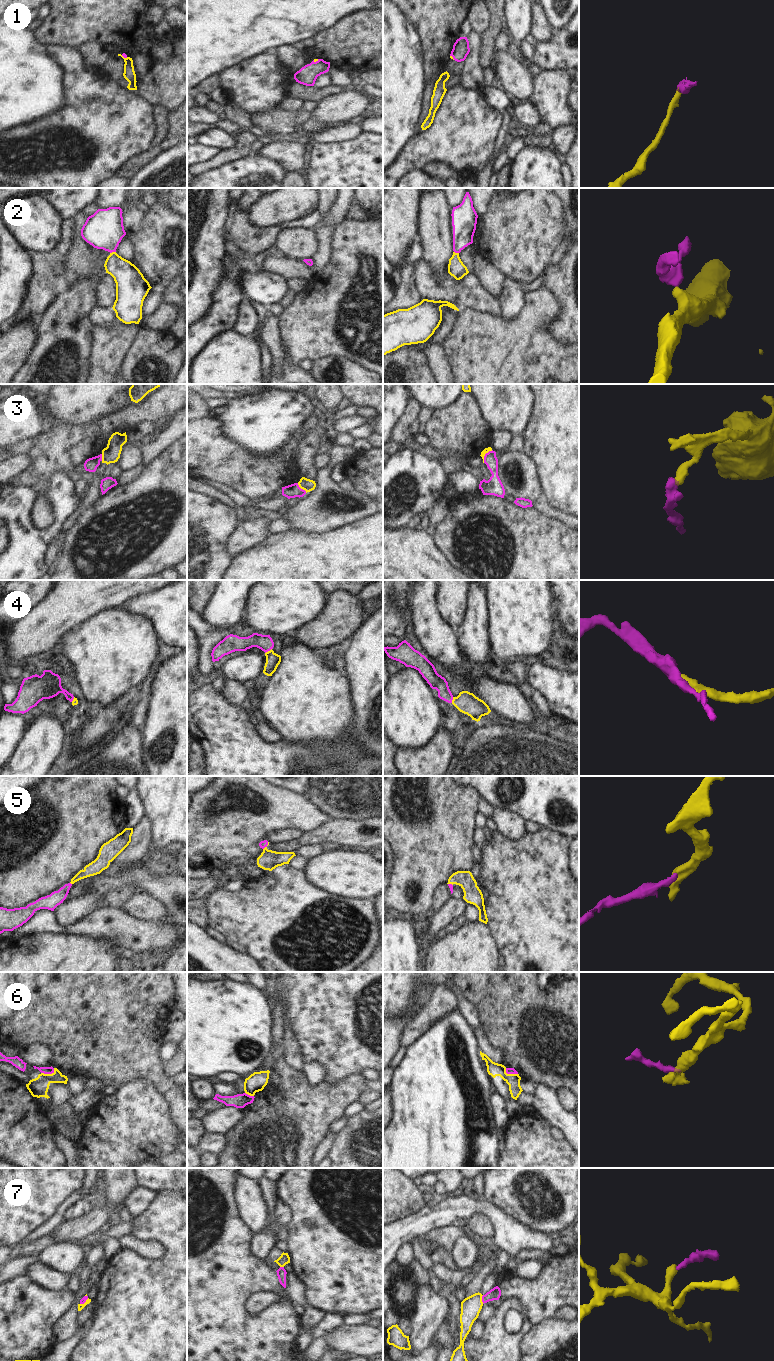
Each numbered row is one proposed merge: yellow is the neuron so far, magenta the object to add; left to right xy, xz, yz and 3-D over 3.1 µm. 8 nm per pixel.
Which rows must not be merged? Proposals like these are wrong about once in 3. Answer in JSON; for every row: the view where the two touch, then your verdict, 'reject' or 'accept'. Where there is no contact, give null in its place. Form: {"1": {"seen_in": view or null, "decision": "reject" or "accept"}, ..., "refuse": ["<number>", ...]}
{"1": {"seen_in": "xz", "decision": "accept"}, "2": {"seen_in": "xy", "decision": "accept"}, "3": {"seen_in": "yz", "decision": "reject"}, "4": {"seen_in": "xz", "decision": "accept"}, "5": {"seen_in": "xz", "decision": "accept"}, "6": {"seen_in": "xy", "decision": "accept"}, "7": {"seen_in": "yz", "decision": "accept"}, "refuse": ["3"]}

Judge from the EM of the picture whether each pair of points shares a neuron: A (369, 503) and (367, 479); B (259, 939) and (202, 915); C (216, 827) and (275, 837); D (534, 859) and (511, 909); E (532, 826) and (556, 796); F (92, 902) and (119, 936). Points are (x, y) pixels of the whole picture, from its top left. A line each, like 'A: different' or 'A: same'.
A: different
B: different
C: different
D: same
E: different
F: different

